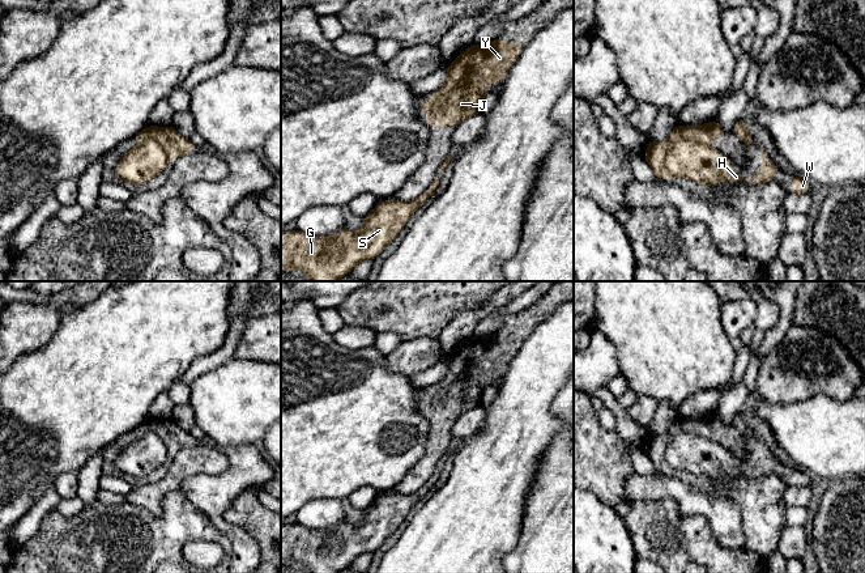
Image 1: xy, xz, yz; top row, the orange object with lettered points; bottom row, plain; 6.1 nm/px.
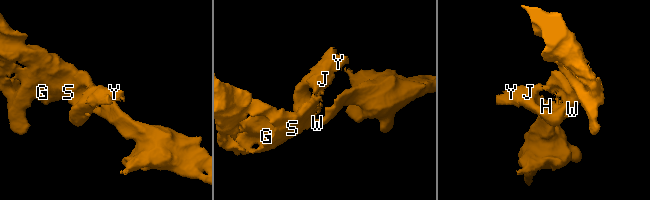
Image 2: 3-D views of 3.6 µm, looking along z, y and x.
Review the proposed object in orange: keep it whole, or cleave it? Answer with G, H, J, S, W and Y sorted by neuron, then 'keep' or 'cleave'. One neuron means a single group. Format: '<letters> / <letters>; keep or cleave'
G H S W / J Y; cleave

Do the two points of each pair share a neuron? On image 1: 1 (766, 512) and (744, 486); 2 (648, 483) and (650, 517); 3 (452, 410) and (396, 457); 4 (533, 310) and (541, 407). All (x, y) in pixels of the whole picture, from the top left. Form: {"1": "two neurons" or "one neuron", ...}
{"1": "one neuron", "2": "two neurons", "3": "two neurons", "4": "two neurons"}

